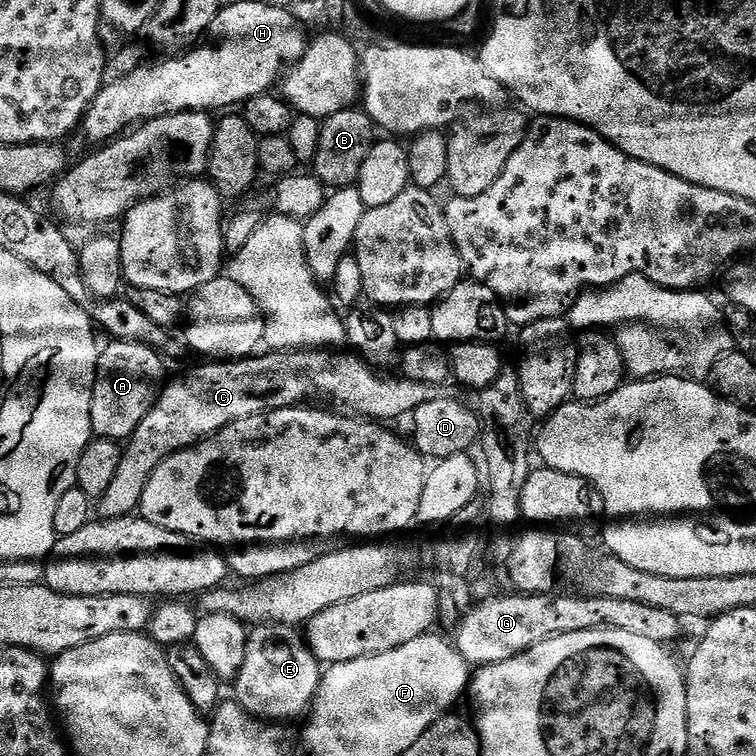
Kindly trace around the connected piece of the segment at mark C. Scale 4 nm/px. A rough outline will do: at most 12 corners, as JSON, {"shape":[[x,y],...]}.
{"shape":[[348,350],[200,362],[165,383],[99,497],[139,509],[182,448],[307,396],[392,422],[438,384],[379,374]]}

